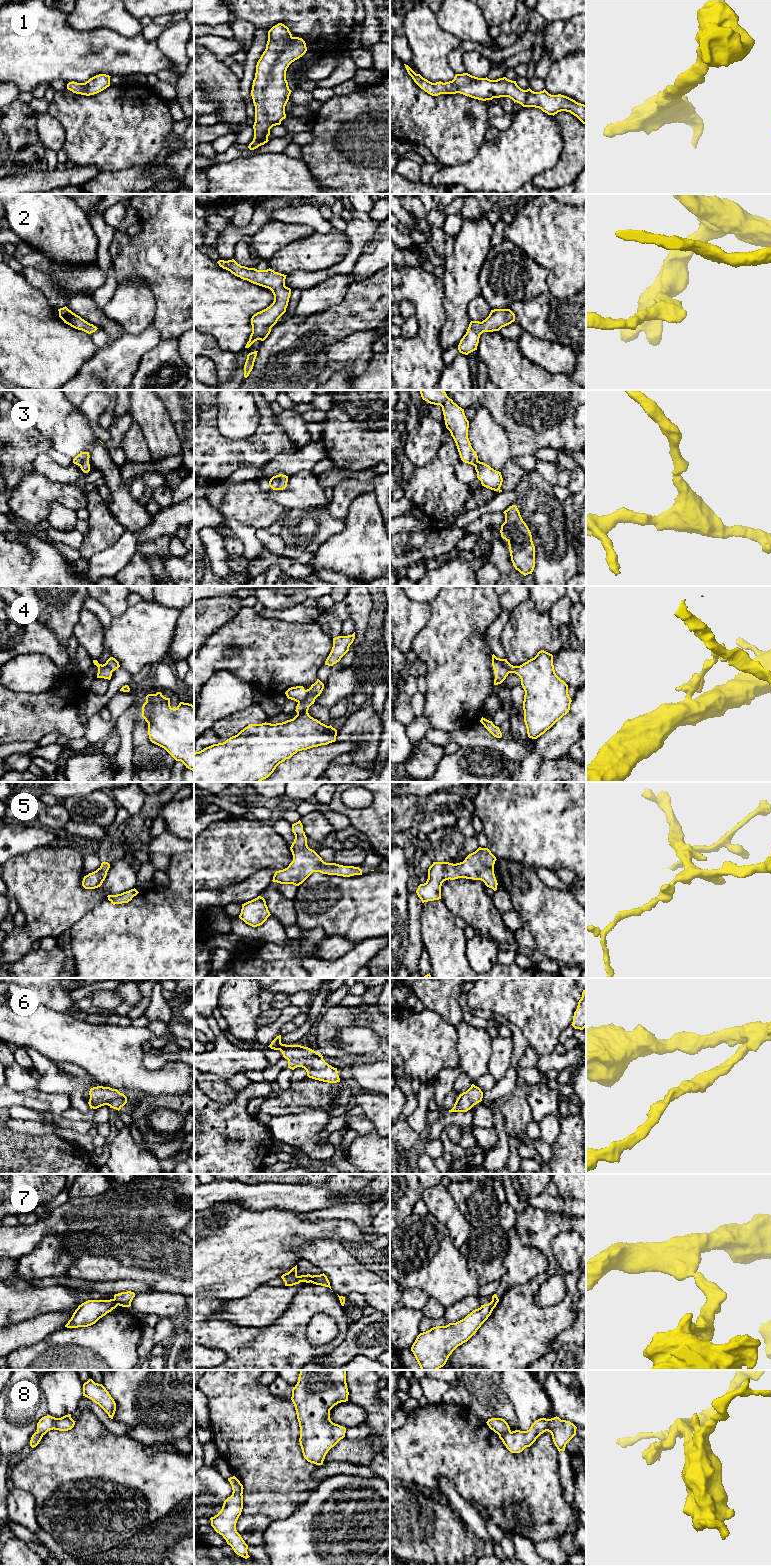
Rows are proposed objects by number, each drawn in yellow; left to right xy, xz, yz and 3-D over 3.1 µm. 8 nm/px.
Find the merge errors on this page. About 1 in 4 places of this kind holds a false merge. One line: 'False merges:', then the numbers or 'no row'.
False merges: 4, 7, 8

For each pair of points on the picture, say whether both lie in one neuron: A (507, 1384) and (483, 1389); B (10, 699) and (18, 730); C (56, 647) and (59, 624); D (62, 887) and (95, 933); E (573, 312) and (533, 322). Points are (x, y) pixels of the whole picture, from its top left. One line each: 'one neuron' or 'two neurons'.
A: two neurons
B: one neuron
C: two neurons
D: two neurons
E: one neuron

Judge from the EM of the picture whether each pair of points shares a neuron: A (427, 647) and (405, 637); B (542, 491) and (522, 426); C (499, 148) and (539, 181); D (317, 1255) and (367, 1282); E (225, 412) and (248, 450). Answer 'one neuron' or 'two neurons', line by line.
A: two neurons
B: two neurons
C: two neurons
D: one neuron
E: two neurons

